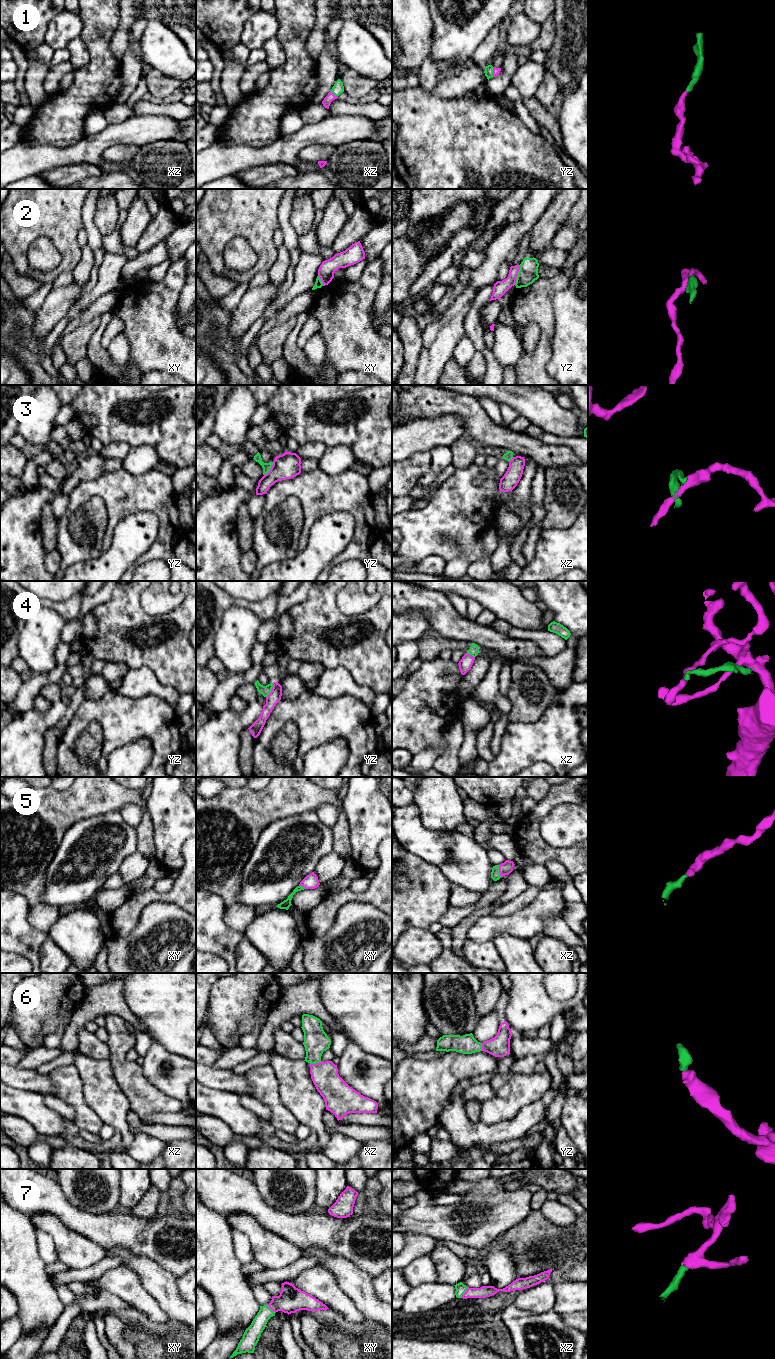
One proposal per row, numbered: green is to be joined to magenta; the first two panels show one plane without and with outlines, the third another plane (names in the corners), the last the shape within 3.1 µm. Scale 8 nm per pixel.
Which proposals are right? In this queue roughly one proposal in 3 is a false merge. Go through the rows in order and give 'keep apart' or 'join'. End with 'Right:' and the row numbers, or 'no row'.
1: join
2: keep apart
3: keep apart
4: keep apart
5: join
6: join
7: join
Right: 1, 5, 6, 7

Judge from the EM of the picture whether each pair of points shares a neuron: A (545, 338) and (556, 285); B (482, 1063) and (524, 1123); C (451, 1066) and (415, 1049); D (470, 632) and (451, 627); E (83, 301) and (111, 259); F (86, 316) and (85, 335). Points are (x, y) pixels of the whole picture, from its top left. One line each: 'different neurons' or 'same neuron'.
A: same neuron
B: different neurons
C: different neurons
D: same neuron
E: same neuron
F: different neurons

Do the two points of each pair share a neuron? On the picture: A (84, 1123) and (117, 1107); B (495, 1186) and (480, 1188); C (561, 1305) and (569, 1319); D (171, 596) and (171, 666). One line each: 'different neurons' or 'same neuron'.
A: different neurons
B: same neuron
C: different neurons
D: different neurons

